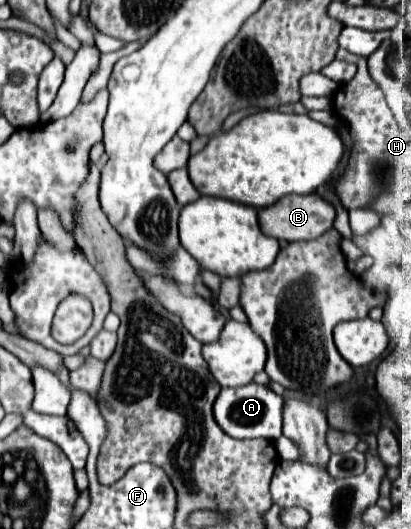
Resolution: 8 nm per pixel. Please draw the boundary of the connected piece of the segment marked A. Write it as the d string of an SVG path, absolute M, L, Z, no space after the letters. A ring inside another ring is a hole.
M248 383L236 389L224 387L214 403L214 417L218 425L234 439L262 437L268 441L276 441L282 435L282 407L284 407L284 399L276 395L272 389L256 383Z

